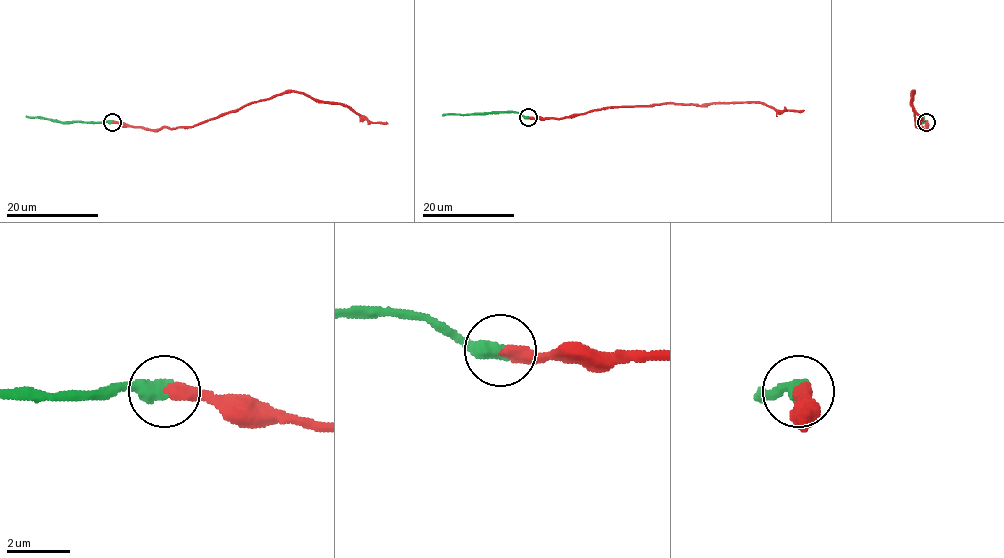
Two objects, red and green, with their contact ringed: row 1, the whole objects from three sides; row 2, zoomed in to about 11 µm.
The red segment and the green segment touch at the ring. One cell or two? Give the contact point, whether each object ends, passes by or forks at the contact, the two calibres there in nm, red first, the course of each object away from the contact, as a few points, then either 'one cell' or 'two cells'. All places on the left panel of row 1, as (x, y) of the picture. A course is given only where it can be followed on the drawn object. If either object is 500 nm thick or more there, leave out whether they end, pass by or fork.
at (112, 122); red ends there; green ends there; 400 nm thick on the red side, 480 nm on the other; red runs (112, 121), (151, 130), (190, 127), (254, 102), (301, 91), (319, 101), (343, 103), (374, 123), (388, 124); green runs (112, 121), (58, 121), (25, 116); one cell

